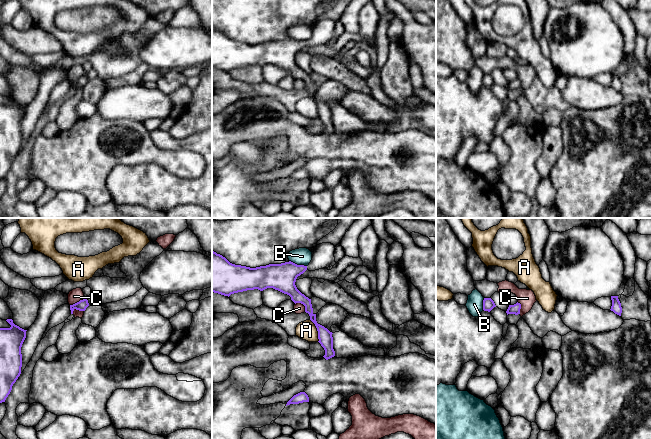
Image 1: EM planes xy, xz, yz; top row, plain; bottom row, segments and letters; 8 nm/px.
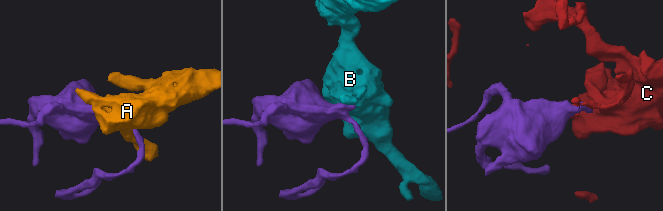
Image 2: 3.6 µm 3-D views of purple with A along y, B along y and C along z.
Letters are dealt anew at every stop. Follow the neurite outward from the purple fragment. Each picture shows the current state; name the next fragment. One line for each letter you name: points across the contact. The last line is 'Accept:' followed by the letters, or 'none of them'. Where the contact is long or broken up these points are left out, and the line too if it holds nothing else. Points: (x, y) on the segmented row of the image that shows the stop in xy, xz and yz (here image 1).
Accept: none of them

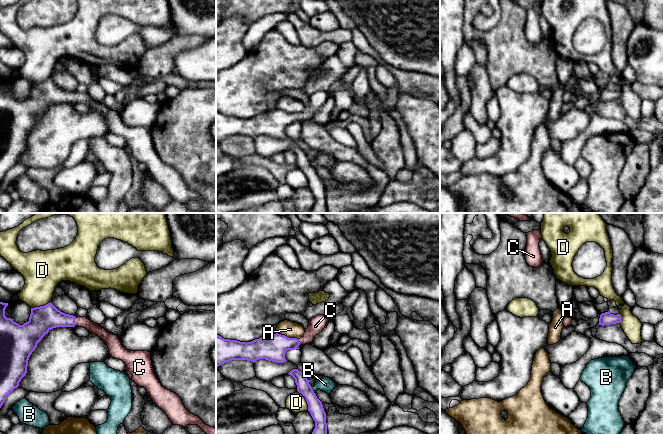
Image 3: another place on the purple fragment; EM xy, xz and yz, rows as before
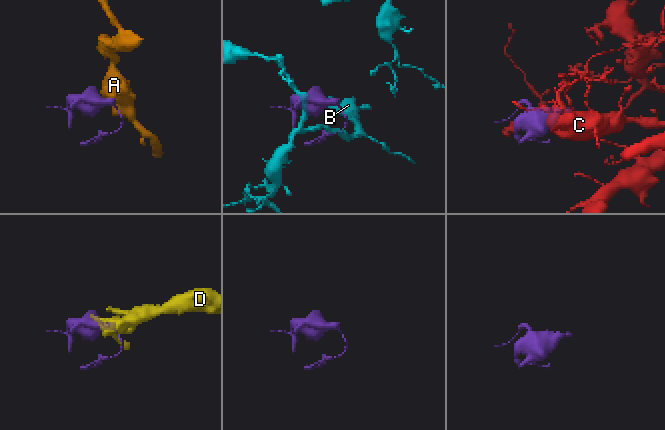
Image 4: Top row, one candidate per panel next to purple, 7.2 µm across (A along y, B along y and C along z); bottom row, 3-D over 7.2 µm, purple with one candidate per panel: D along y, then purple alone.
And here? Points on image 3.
C: Path across: xy (44, 318), (57, 318), (74, 322), (85, 322), (92, 327)
Accept: C

